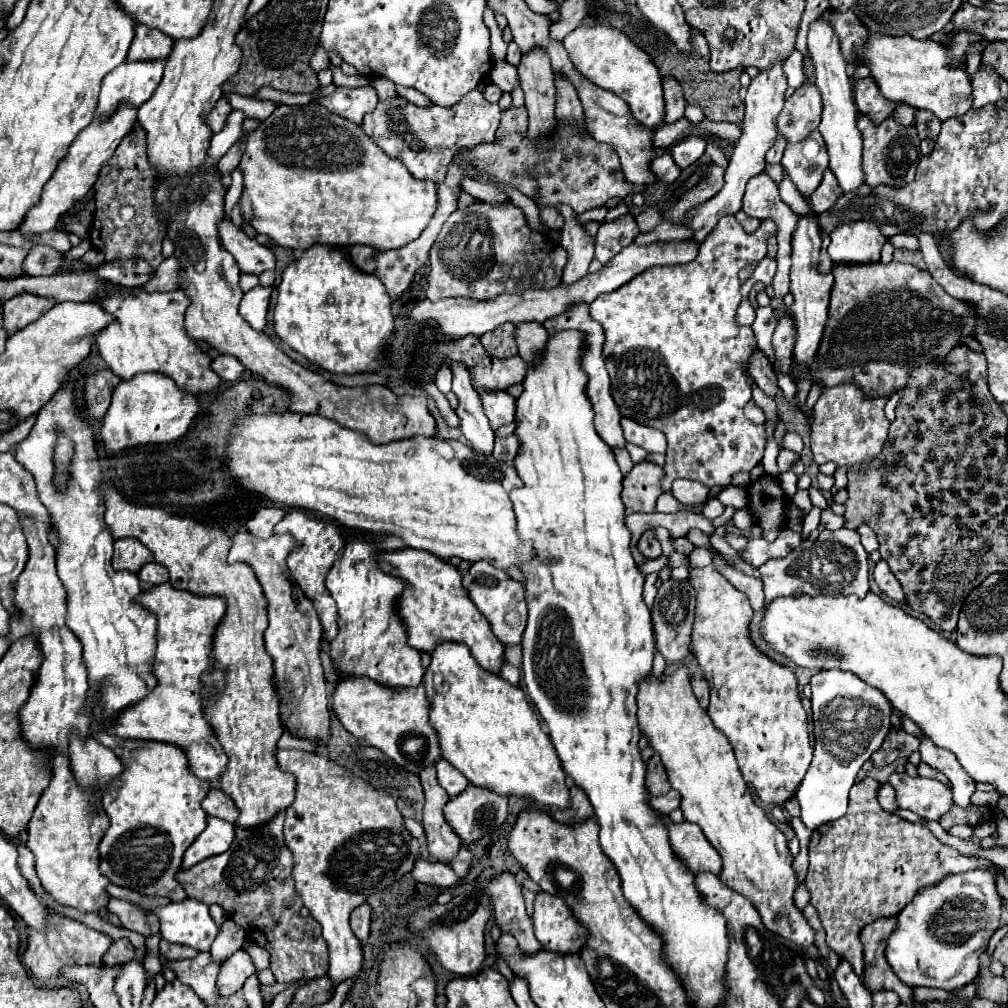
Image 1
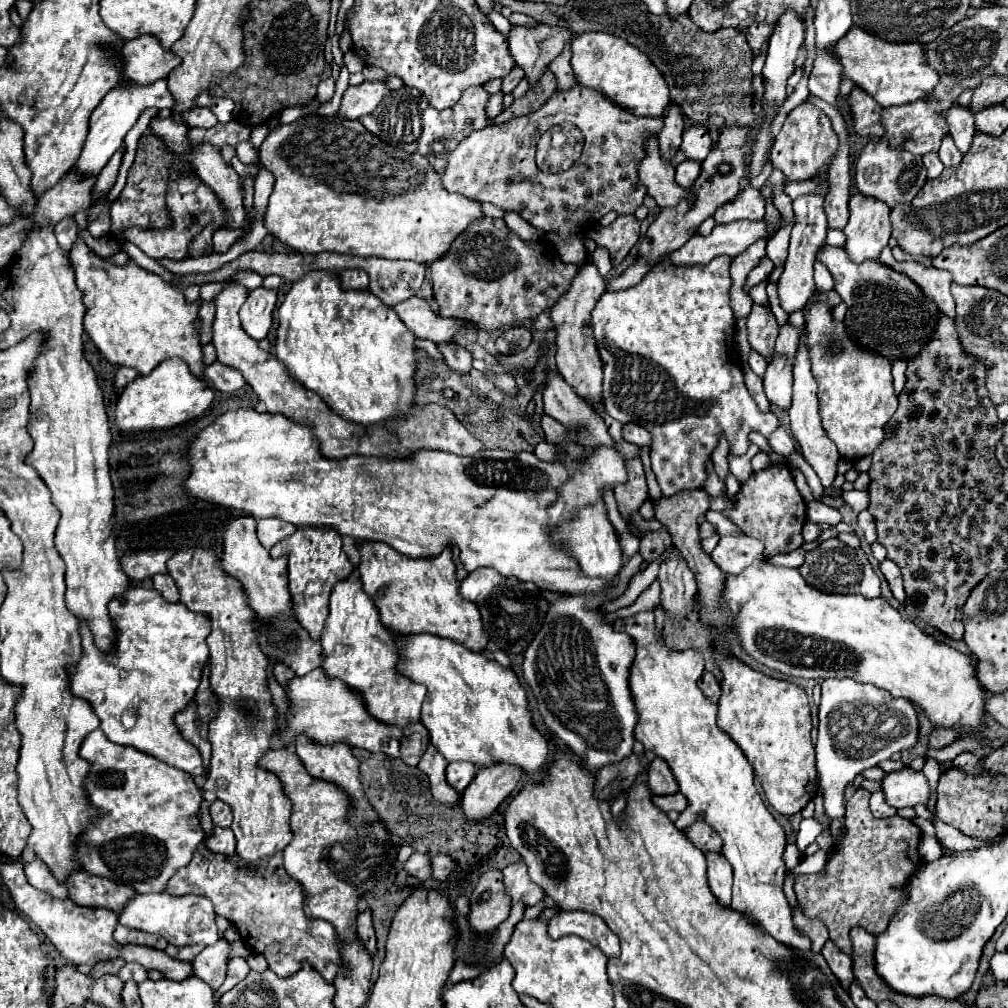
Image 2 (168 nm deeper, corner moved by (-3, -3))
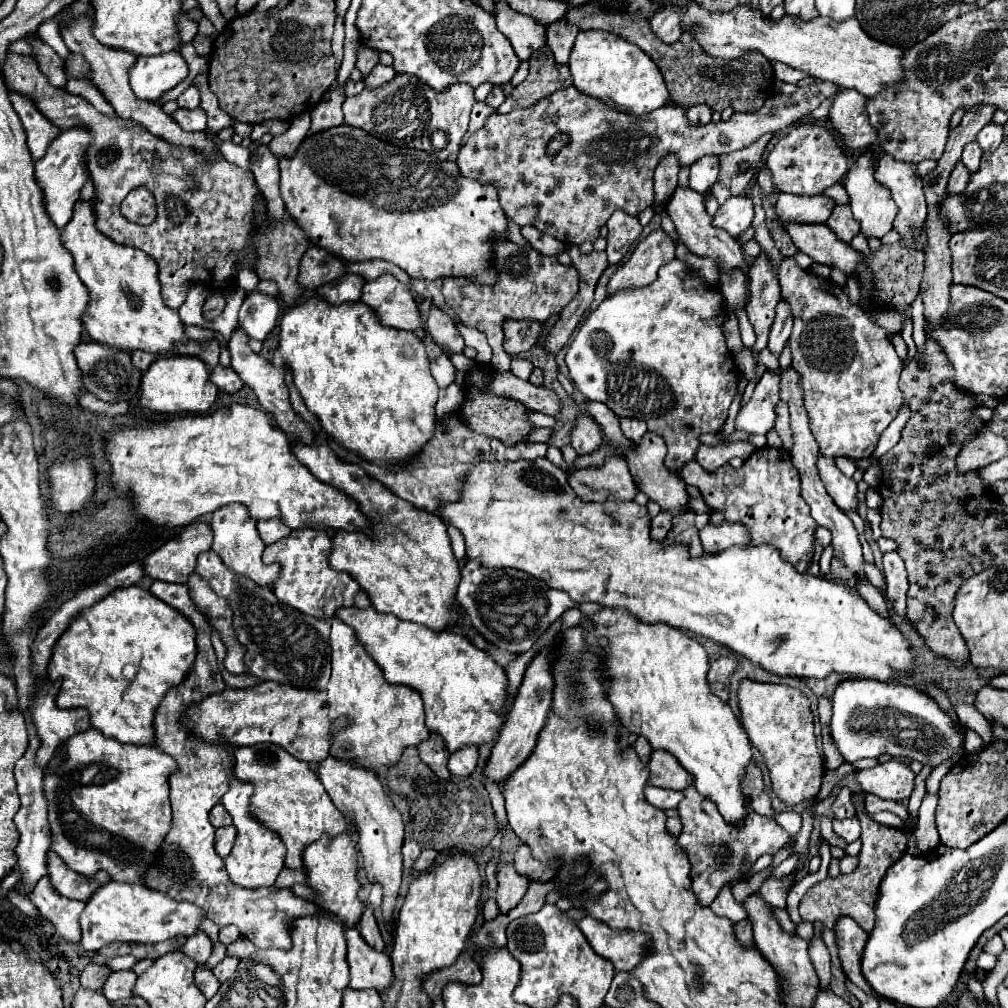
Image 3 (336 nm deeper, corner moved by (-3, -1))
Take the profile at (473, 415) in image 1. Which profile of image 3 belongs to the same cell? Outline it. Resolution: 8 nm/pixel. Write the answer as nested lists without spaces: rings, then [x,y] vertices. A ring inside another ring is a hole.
[[[433,306],[429,310],[429,316],[427,316],[427,332],[433,336],[433,342],[437,346],[443,346],[447,348],[447,354],[453,354],[453,352],[463,352],[465,350],[465,342],[455,326],[455,322],[437,306]]]

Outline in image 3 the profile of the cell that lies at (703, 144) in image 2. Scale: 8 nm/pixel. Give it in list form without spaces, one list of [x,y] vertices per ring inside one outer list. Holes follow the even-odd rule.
[[[699,104],[699,106],[689,108],[689,110],[687,110],[687,120],[689,120],[691,126],[695,126],[695,124],[697,124],[697,126],[707,124],[707,122],[711,120],[711,110],[709,110],[709,106]]]

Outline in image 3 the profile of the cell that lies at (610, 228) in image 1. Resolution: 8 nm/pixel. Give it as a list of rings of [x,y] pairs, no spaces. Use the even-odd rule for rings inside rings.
[[[613,212],[611,218],[607,220],[607,256],[609,264],[619,264],[621,258],[629,252],[631,244],[639,238],[643,226],[635,216],[629,216],[625,212]]]

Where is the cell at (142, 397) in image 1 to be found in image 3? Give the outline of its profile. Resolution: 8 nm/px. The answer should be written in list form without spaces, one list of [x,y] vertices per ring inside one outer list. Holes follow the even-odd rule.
[[[169,356],[155,360],[141,378],[139,408],[161,414],[205,414],[217,398],[217,386],[209,380],[209,370],[205,362],[197,356]]]

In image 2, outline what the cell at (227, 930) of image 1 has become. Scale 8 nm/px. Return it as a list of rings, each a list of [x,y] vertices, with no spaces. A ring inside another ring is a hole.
[[[217,940],[213,946],[207,946],[195,960],[193,960],[193,972],[207,982],[213,990],[217,990],[225,980],[225,968],[227,968],[227,952],[229,944],[227,940]]]

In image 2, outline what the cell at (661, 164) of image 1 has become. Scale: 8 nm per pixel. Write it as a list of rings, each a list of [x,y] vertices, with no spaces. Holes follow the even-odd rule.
[[[685,160],[677,166],[677,174],[675,174],[675,180],[679,186],[683,188],[691,188],[693,182],[699,178],[699,172],[701,172],[701,162],[697,160]]]

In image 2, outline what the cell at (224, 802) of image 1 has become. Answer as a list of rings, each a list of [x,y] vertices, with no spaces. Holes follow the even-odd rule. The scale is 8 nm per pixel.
[[[215,800],[215,802],[211,804],[211,818],[213,818],[213,822],[215,822],[217,826],[229,828],[229,826],[231,826],[231,820],[233,820],[231,808],[229,808],[227,804],[223,804],[221,800]]]

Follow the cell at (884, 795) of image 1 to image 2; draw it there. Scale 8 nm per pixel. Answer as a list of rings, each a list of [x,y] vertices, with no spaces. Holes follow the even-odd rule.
[[[875,792],[871,794],[871,800],[869,800],[869,808],[873,812],[875,818],[887,818],[887,816],[893,816],[897,810],[891,808],[885,800],[883,800],[883,792]]]

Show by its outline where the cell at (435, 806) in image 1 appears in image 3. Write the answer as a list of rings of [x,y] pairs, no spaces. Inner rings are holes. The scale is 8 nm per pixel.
[[[431,732],[431,736],[427,740],[423,740],[419,746],[419,758],[437,774],[437,778],[451,778],[449,770],[447,770],[447,760],[449,760],[449,752],[445,748],[443,738],[439,738],[439,734]]]

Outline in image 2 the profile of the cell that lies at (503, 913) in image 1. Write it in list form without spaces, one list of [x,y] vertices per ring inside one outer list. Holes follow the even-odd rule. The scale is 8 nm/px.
[[[525,862],[509,864],[503,870],[503,882],[505,882],[507,894],[513,896],[513,904],[525,902],[527,906],[533,906],[545,896],[543,888],[539,888],[535,882],[531,882]]]

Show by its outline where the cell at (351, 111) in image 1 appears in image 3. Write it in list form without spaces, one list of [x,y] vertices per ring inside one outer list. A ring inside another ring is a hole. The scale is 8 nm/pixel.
[[[377,64],[377,66],[373,68],[373,72],[371,72],[363,82],[365,82],[365,88],[375,90],[375,88],[379,88],[379,86],[383,86],[383,84],[391,82],[391,78],[393,78],[393,76],[395,76],[395,70],[393,70],[391,66]]]

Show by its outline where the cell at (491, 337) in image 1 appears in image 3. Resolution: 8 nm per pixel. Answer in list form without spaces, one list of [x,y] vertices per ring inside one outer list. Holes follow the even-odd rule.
[[[507,320],[503,330],[505,330],[505,342],[503,342],[505,352],[511,356],[517,356],[537,344],[541,324],[533,322],[533,320],[519,320],[519,322]]]

